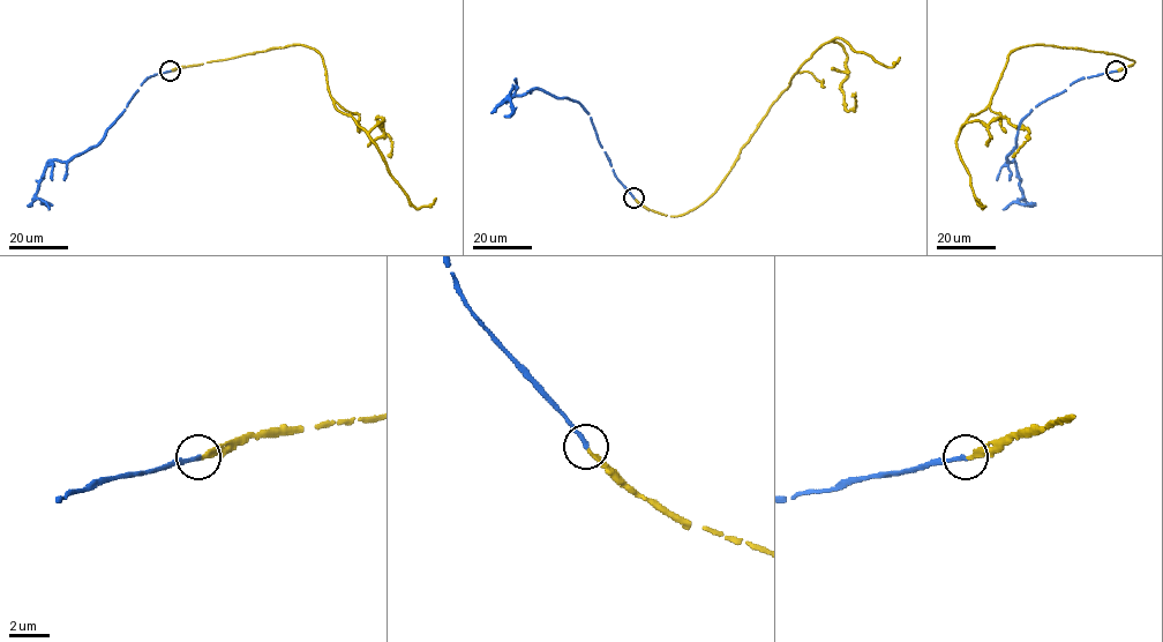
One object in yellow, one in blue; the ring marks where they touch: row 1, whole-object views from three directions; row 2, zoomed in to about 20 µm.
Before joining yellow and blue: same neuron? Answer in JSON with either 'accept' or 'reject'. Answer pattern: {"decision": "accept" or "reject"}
{"decision": "accept"}

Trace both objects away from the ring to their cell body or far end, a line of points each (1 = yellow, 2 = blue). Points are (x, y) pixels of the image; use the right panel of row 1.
1: (1116, 71), (1134, 61), (1014, 49), (955, 141), (985, 207), (975, 198)
2: (1116, 71), (1075, 81), (1020, 122), (1007, 158), (1015, 165), (1022, 194), (1018, 202), (1034, 203)

